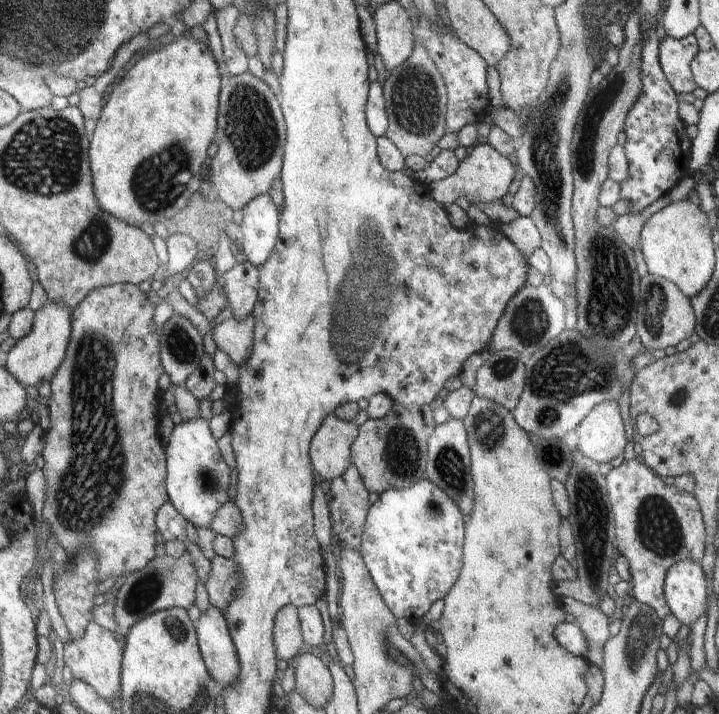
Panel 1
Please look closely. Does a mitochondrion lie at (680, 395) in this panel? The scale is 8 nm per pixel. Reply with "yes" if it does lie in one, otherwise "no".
yes

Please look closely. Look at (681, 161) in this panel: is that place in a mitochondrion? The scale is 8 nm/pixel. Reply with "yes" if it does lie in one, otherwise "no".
no

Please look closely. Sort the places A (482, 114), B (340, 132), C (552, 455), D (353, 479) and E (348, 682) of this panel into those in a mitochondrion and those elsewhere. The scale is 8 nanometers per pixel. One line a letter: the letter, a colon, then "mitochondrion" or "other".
A: other
B: other
C: mitochondrion
D: other
E: other

